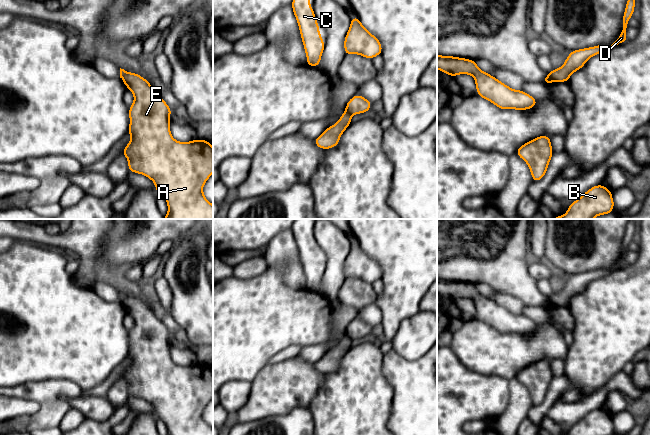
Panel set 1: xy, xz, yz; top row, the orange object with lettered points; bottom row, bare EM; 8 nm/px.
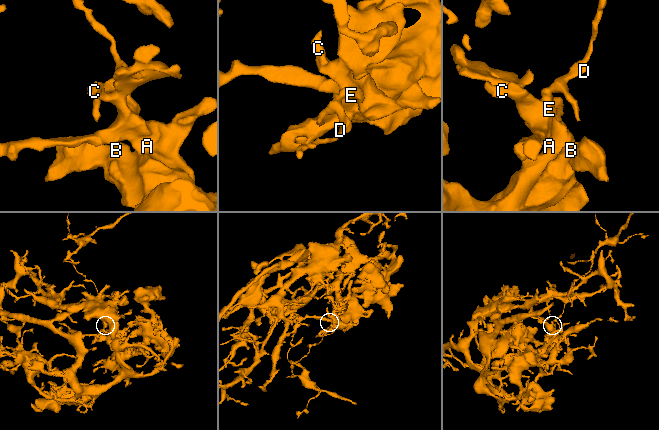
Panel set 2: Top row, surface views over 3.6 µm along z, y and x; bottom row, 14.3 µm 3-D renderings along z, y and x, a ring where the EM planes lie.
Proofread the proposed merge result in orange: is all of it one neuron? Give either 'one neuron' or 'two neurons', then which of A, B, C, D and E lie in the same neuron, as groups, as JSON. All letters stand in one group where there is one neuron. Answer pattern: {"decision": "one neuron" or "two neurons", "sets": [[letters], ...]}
{"decision": "two neurons", "sets": [["A", "B", "C", "E"], ["D"]]}

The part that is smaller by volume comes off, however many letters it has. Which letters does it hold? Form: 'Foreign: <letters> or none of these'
Foreign: D

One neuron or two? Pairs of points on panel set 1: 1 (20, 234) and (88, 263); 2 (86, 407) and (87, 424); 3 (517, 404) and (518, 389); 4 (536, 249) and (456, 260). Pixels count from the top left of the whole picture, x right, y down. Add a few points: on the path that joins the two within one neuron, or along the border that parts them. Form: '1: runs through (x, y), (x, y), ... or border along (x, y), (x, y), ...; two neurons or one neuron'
1: runs through (38, 235), (51, 241), (69, 241), (73, 245); one neuron
2: border along (110, 416), (102, 421), (94, 421), (86, 417); two neurons
3: runs through (518, 400), (518, 393); one neuron
4: border along (527, 244), (529, 257), (532, 260); two neurons

